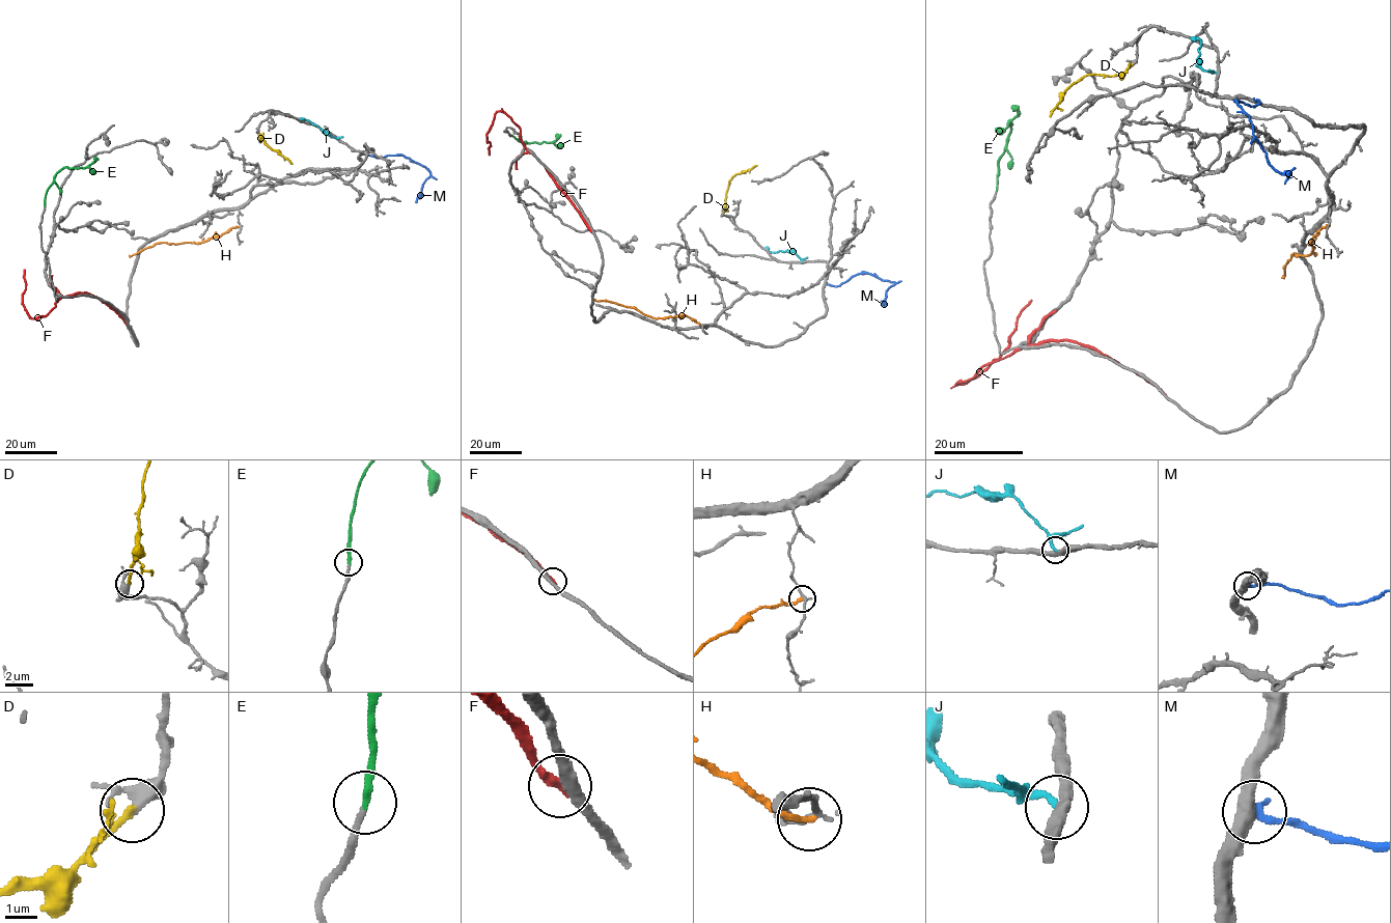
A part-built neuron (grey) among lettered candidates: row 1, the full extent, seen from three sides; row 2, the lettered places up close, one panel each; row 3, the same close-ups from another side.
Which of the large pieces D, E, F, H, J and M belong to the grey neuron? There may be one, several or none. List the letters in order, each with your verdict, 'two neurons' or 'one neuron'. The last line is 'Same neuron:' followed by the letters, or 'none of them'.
D: one neuron
E: one neuron
F: two neurons
H: two neurons
J: two neurons
M: two neurons
Same neuron: D, E

